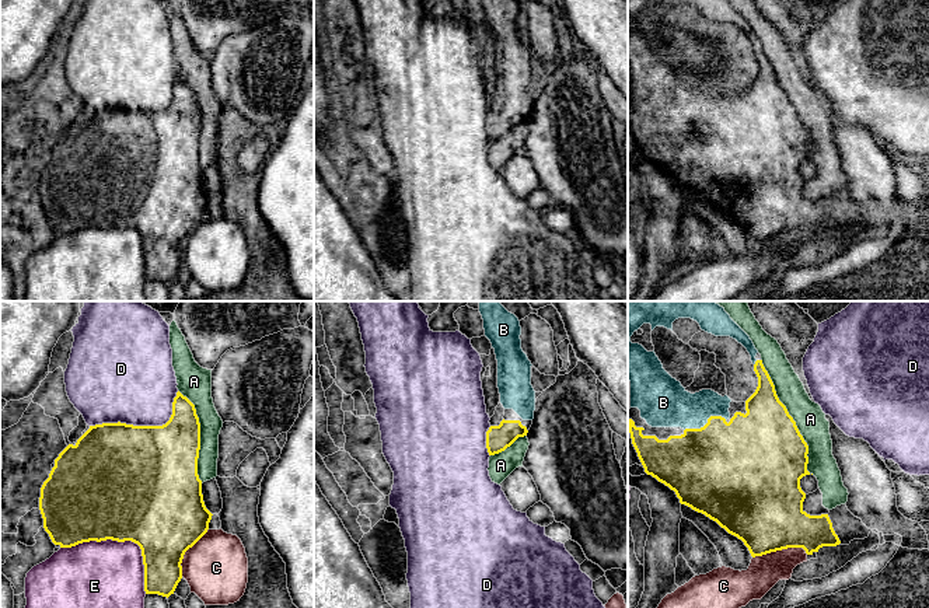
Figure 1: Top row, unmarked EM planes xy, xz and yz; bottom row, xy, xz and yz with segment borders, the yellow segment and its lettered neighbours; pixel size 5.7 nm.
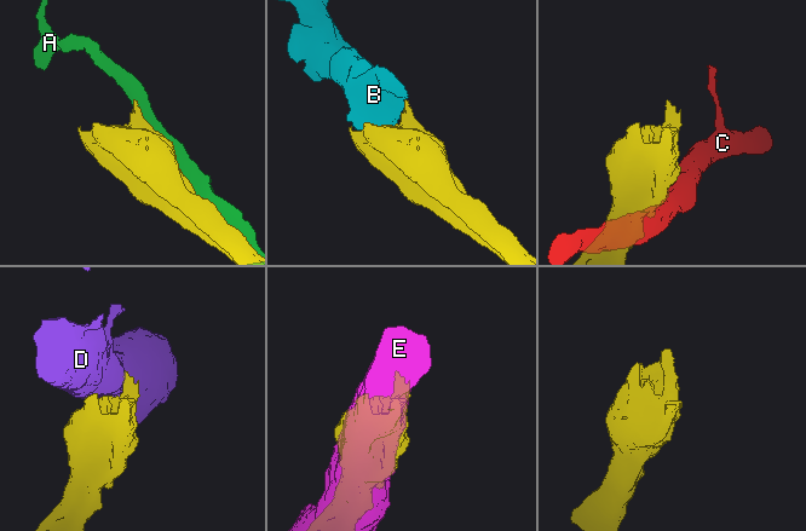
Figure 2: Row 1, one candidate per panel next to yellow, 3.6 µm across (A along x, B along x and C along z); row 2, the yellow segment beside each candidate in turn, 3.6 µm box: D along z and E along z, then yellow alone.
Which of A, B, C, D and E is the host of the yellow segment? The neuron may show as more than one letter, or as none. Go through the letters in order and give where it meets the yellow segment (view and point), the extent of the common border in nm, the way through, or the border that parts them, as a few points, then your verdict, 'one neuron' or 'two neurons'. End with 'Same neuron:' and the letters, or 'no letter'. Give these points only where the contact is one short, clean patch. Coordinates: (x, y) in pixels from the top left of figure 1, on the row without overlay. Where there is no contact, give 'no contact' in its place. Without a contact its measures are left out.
A: yz (792, 104) | 750 nm | two neurons
B: yz (706, 109) | 260 nm | one neuron
C: yz (779, 236) | 320 nm | along yz (807, 240), (802, 234), (782, 234), (753, 244) | two neurons
D: xy (143, 112) | 550 nm | two neurons
E: xy (124, 227) | 550 nm | two neurons
Same neuron: B

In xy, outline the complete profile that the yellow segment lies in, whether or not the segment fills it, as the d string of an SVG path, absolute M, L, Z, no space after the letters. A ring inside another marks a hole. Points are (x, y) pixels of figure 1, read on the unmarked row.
M179 77L172 88L172 101L170 106L163 112L133 112L126 109L102 109L90 112L90 115L77 126L77 129L69 130L55 146L49 164L41 174L39 196L43 205L43 214L49 220L52 228L60 234L71 234L83 228L90 227L132 227L142 235L144 251L144 277L146 280L158 280L170 283L174 280L178 269L182 265L182 245L185 238L192 234L209 216L212 199L206 195L202 181L202 167L198 161L198 144L200 136L200 109L196 101L195 91L184 83Z

